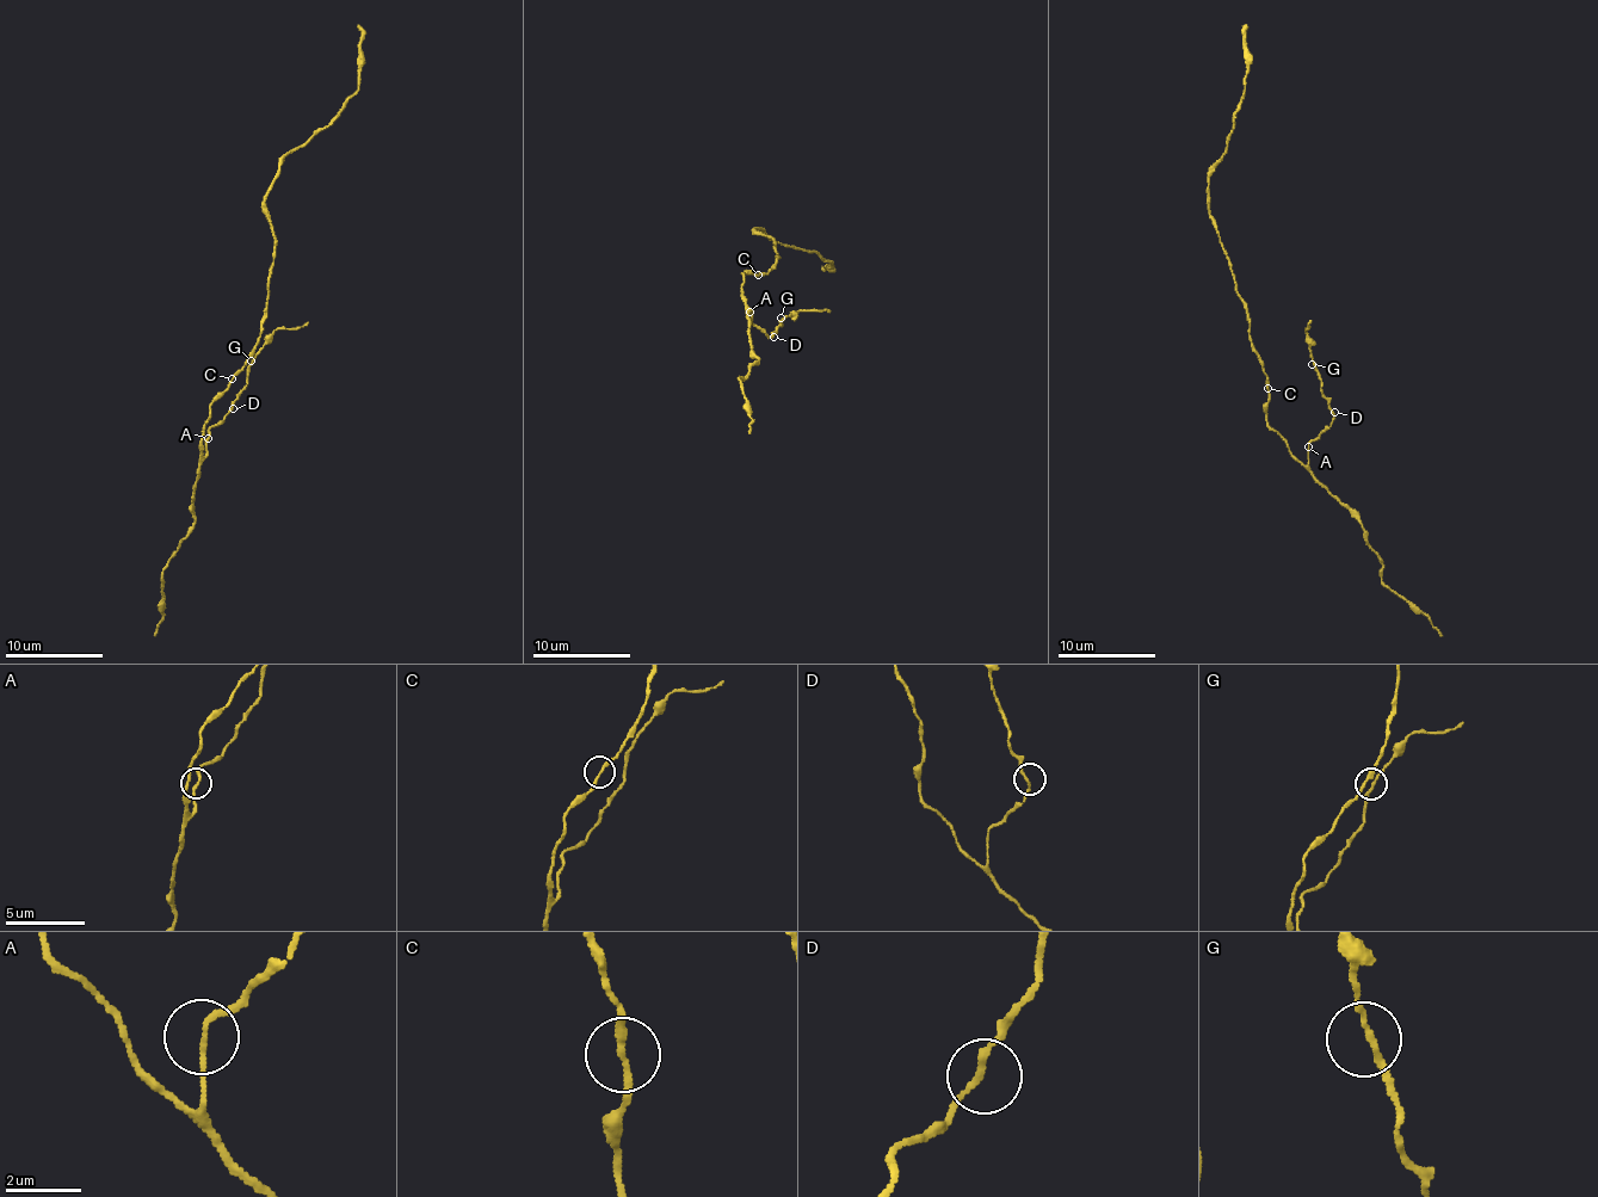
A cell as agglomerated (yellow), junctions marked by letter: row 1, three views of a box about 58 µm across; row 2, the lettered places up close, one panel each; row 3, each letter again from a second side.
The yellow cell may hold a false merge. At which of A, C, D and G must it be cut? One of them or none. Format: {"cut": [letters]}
{"cut": []}

